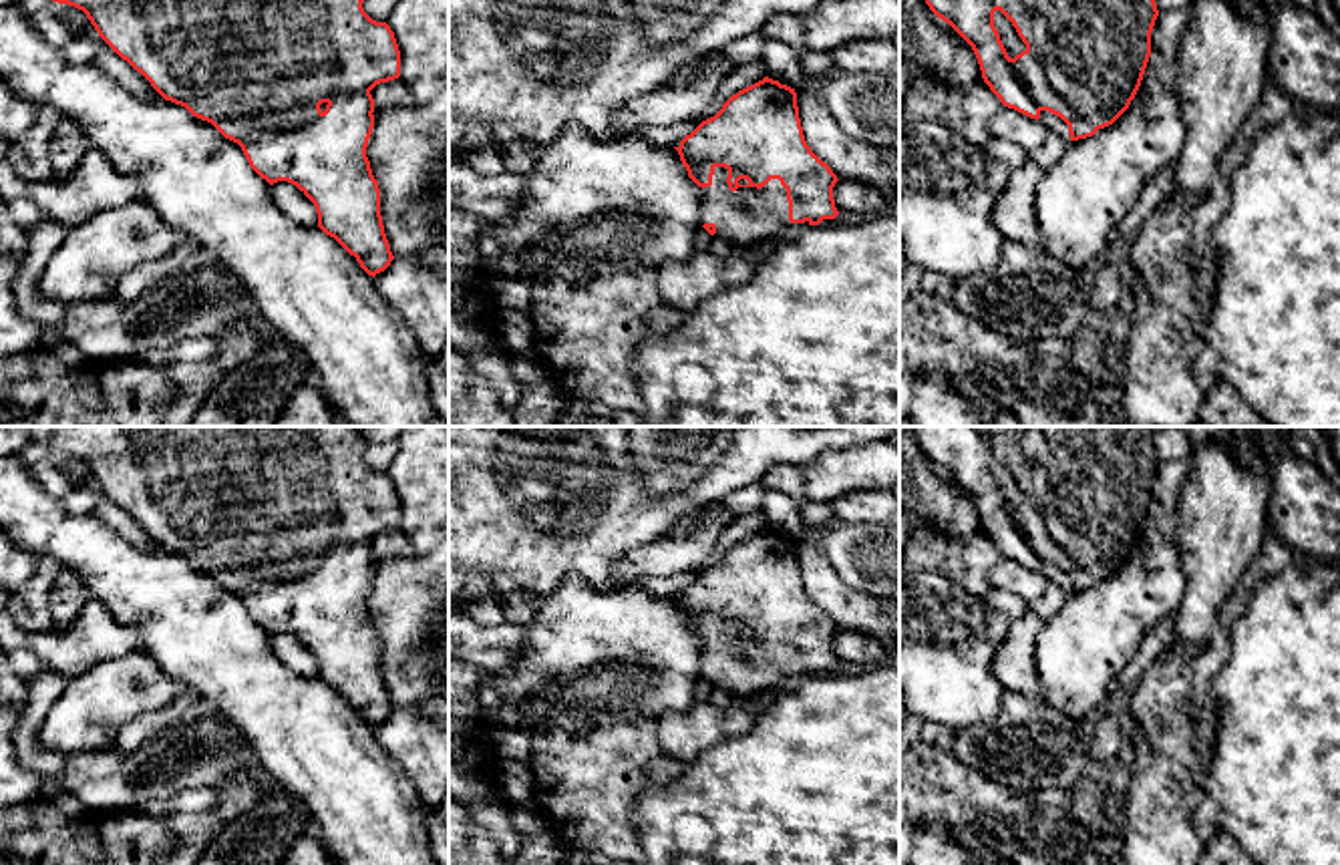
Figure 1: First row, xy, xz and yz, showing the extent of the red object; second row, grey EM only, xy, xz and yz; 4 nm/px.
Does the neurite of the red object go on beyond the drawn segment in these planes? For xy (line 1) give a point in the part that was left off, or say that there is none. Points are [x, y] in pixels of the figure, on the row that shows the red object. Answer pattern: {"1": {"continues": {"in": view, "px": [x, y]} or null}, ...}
{"1": {"continues": null}}

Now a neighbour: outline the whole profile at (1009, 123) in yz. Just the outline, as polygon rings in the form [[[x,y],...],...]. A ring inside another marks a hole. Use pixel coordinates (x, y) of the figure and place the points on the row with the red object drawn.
[[[1002,107],[990,121],[994,137],[1008,139],[1024,147],[1028,153],[1038,149],[1050,129],[1038,119],[1030,119],[1014,109]]]

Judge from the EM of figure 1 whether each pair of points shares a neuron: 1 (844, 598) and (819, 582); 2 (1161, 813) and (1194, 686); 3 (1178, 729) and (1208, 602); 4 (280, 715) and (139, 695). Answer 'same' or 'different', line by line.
1: same
2: same
3: different
4: different

